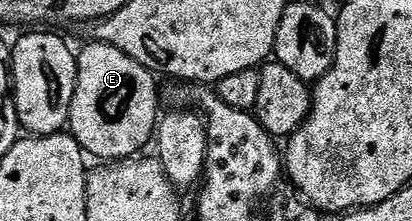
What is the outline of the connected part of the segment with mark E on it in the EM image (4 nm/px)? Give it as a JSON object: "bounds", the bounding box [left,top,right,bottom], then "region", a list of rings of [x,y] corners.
{"bounds":[69,43,161,162],"region":[[[90,43],[77,53],[75,70],[75,94],[71,104],[69,132],[77,139],[84,154],[103,157],[104,162],[122,161],[142,154],[146,145],[152,144],[161,116],[159,109],[159,85],[156,74],[141,63],[129,59],[125,51],[117,51],[117,47],[102,43]]]}

